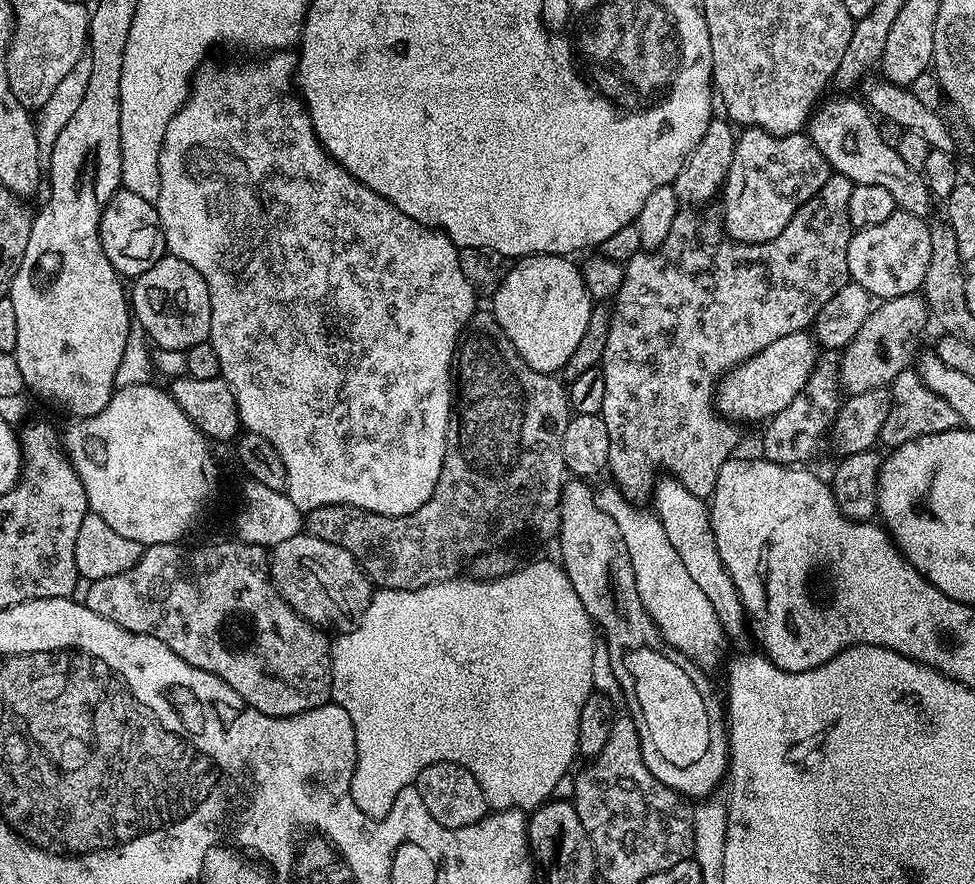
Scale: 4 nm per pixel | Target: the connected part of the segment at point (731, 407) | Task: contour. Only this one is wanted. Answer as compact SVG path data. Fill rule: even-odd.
M807 331L791 332L778 338L778 342L770 342L766 350L758 350L758 354L743 360L737 368L729 368L720 377L714 397L717 412L732 422L771 420L804 391L810 374L816 369L817 359L818 345Z

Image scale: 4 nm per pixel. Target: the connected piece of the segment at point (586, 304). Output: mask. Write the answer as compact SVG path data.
M526 256L517 259L491 297L490 311L495 314L506 338L514 342L514 350L518 350L520 357L539 372L556 374L564 369L590 322L594 301L588 297L579 267L575 263L572 265L572 262L566 256Z

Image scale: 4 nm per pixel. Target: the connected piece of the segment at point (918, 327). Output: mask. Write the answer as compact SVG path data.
M923 295L899 296L877 303L868 313L866 322L862 322L862 330L854 334L854 338L840 352L840 387L848 396L866 394L866 390L888 388L902 374L902 370L913 363L917 355L916 339L924 328L924 323L929 323L928 305L925 304Z

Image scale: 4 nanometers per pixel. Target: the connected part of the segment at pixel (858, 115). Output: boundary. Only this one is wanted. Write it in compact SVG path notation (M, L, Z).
M859 99L827 100L813 111L806 125L806 132L811 136L814 146L818 146L818 150L826 158L829 169L837 176L850 178L853 185L883 186L890 190L899 211L927 217L932 204L934 205L934 198L923 175L910 170L910 166L902 162L902 154L898 154L894 146L886 146L877 117L868 105Z

